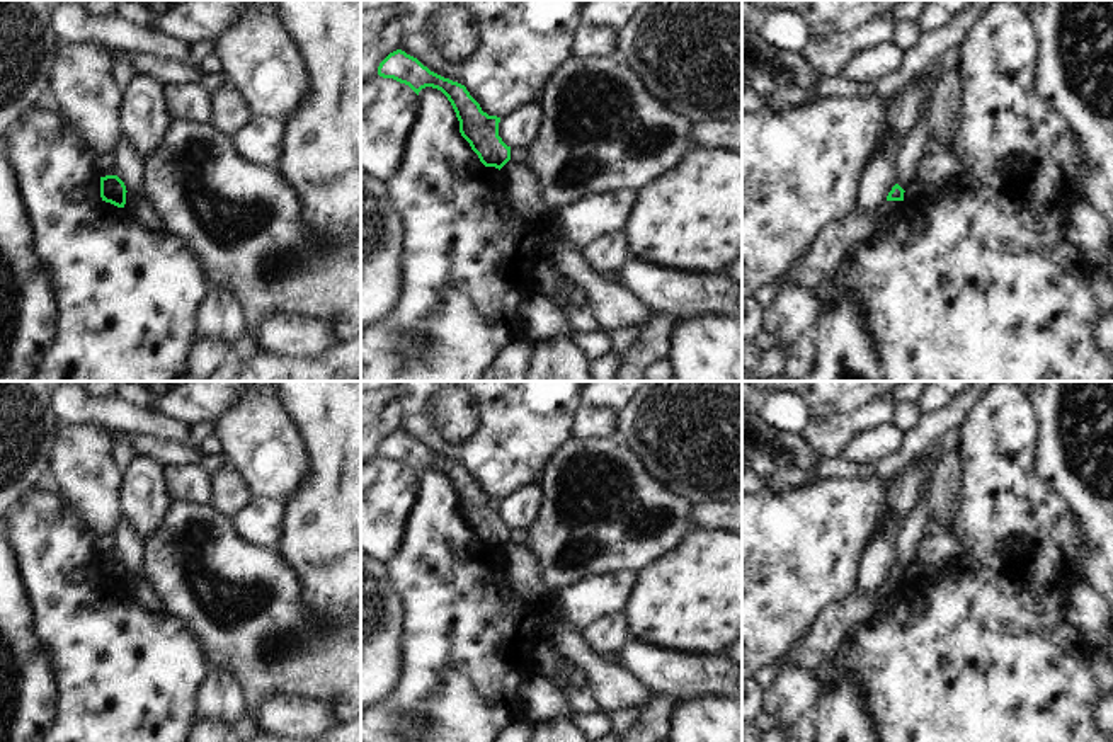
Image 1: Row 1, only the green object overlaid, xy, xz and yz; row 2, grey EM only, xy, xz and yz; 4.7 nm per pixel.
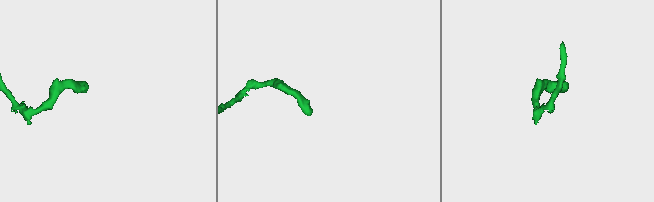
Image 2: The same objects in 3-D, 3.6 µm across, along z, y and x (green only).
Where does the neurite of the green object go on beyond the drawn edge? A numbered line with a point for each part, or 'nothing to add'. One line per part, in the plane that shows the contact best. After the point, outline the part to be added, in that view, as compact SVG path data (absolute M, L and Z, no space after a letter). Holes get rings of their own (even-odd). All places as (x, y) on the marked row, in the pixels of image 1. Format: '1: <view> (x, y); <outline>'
nothing to add

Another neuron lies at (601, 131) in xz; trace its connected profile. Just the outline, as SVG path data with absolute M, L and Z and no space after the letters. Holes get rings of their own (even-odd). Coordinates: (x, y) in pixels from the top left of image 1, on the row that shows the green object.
M568 56L536 102L541 128L528 146L524 165L534 175L548 211L589 194L638 192L674 167L694 145L689 119L662 106L616 56Z

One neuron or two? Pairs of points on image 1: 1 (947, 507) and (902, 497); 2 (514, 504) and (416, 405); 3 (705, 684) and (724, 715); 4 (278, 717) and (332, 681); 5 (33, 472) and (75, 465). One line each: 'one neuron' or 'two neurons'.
1: two neurons
2: two neurons
3: two neurons
4: two neurons
5: two neurons

